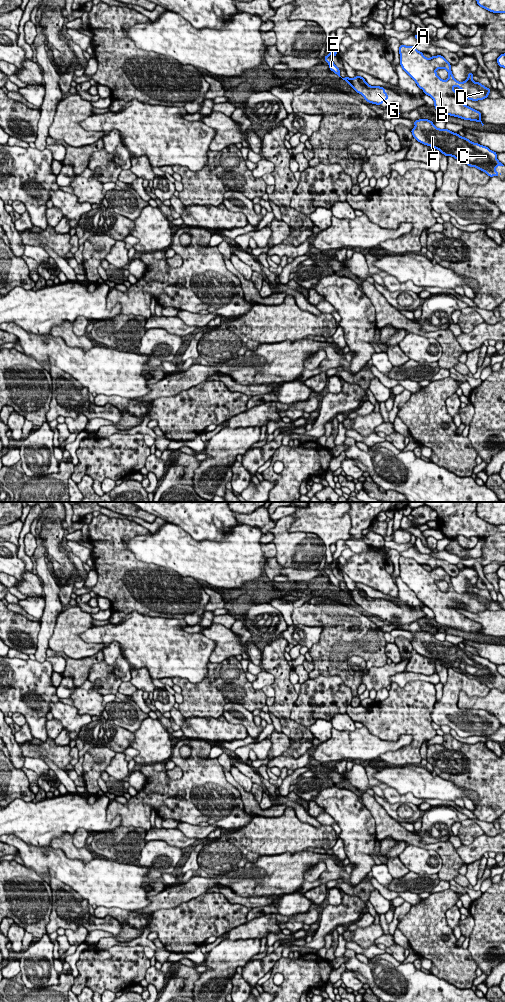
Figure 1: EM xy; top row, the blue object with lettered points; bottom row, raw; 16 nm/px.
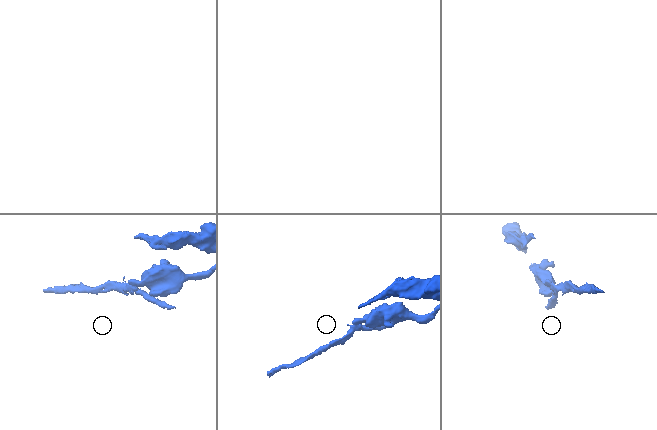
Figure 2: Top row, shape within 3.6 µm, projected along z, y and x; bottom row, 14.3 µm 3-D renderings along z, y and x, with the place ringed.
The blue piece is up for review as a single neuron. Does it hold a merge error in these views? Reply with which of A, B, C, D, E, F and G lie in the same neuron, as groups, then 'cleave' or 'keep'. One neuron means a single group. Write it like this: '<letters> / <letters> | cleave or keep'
A B D / C E F G | cleave

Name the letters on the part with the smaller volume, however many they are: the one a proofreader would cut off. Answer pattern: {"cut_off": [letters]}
{"cut_off": ["C", "E", "F", "G"]}

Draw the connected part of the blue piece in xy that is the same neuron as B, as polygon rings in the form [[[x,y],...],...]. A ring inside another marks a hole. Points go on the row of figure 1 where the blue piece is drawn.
[[[401,44],[399,47],[399,54],[400,54],[400,65],[402,69],[415,81],[417,86],[423,90],[423,92],[430,96],[433,101],[434,101],[434,108],[441,114],[447,114],[450,116],[458,117],[464,120],[470,120],[470,121],[476,121],[480,122],[482,126],[484,125],[482,121],[480,120],[482,114],[481,112],[465,105],[462,103],[458,98],[462,97],[468,100],[472,101],[478,101],[478,100],[483,100],[488,97],[490,93],[490,89],[485,87],[479,82],[475,82],[472,80],[474,74],[471,72],[468,72],[468,78],[464,82],[459,82],[457,81],[451,71],[451,64],[441,55],[437,56],[431,56],[430,58],[426,58],[422,52],[418,51],[415,47],[413,46],[406,46]],[[437,69],[445,69],[448,71],[448,79],[447,80],[442,80],[436,73]]]

